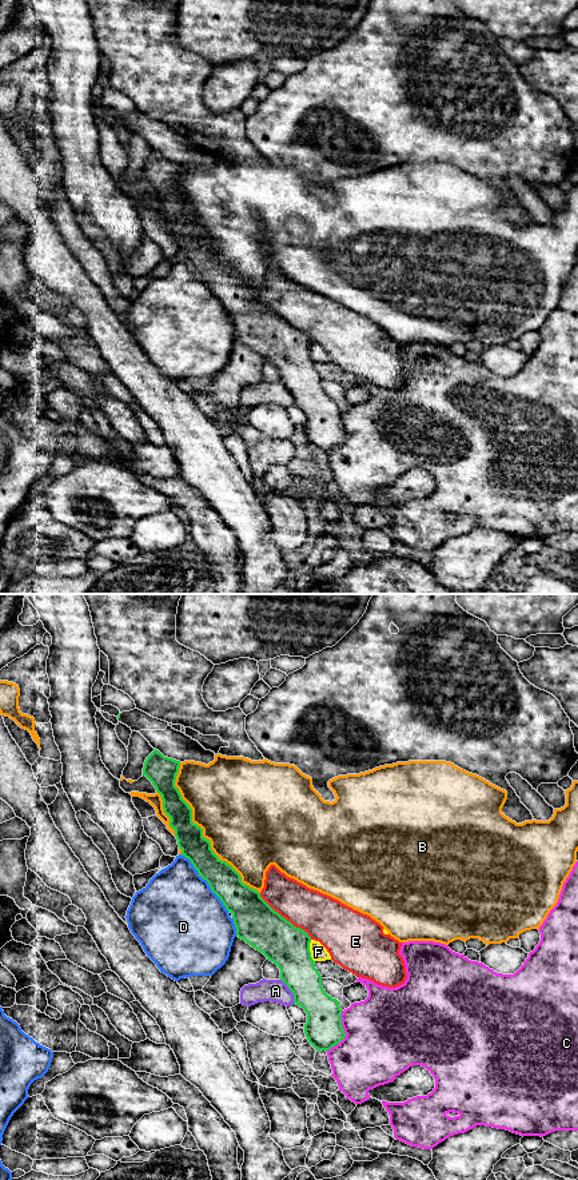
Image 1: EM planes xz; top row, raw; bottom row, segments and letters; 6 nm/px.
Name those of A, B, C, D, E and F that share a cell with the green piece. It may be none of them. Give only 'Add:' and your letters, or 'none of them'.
Add: none of them

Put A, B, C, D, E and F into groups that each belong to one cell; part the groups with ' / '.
A / B / C / D / E / F

